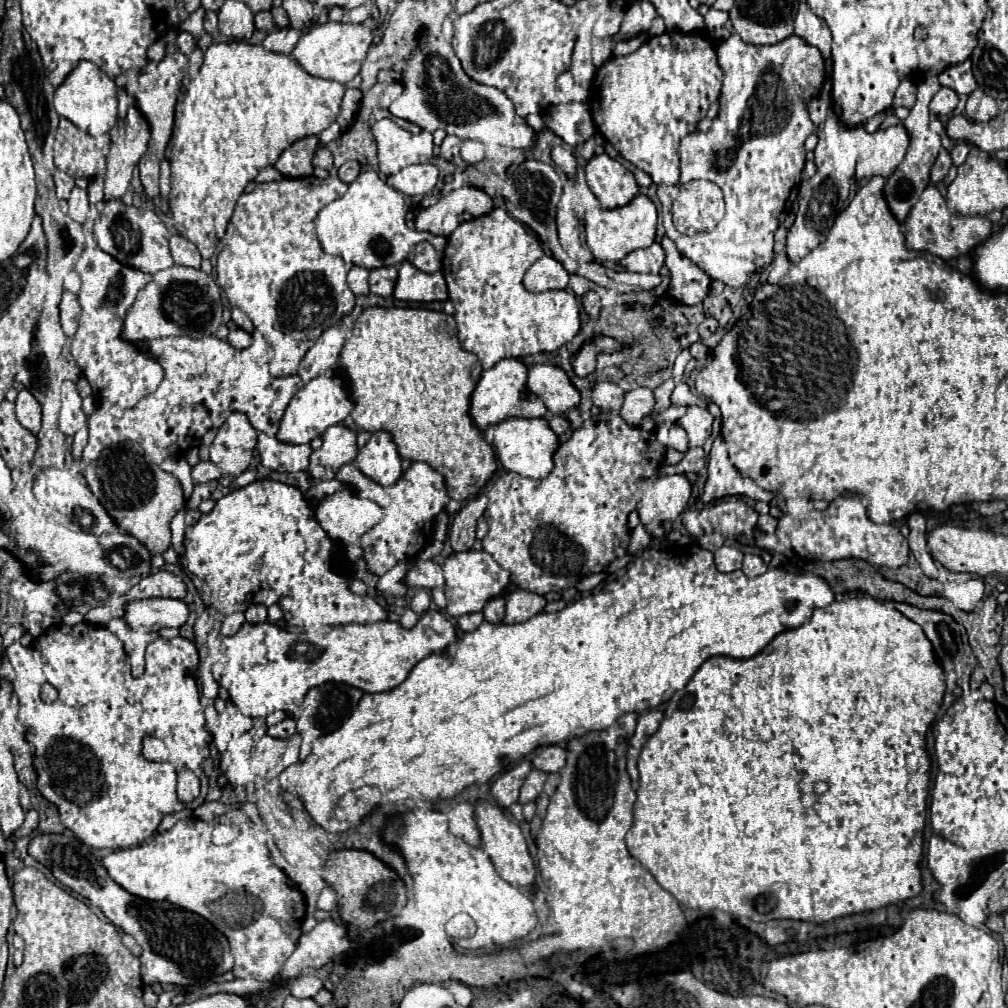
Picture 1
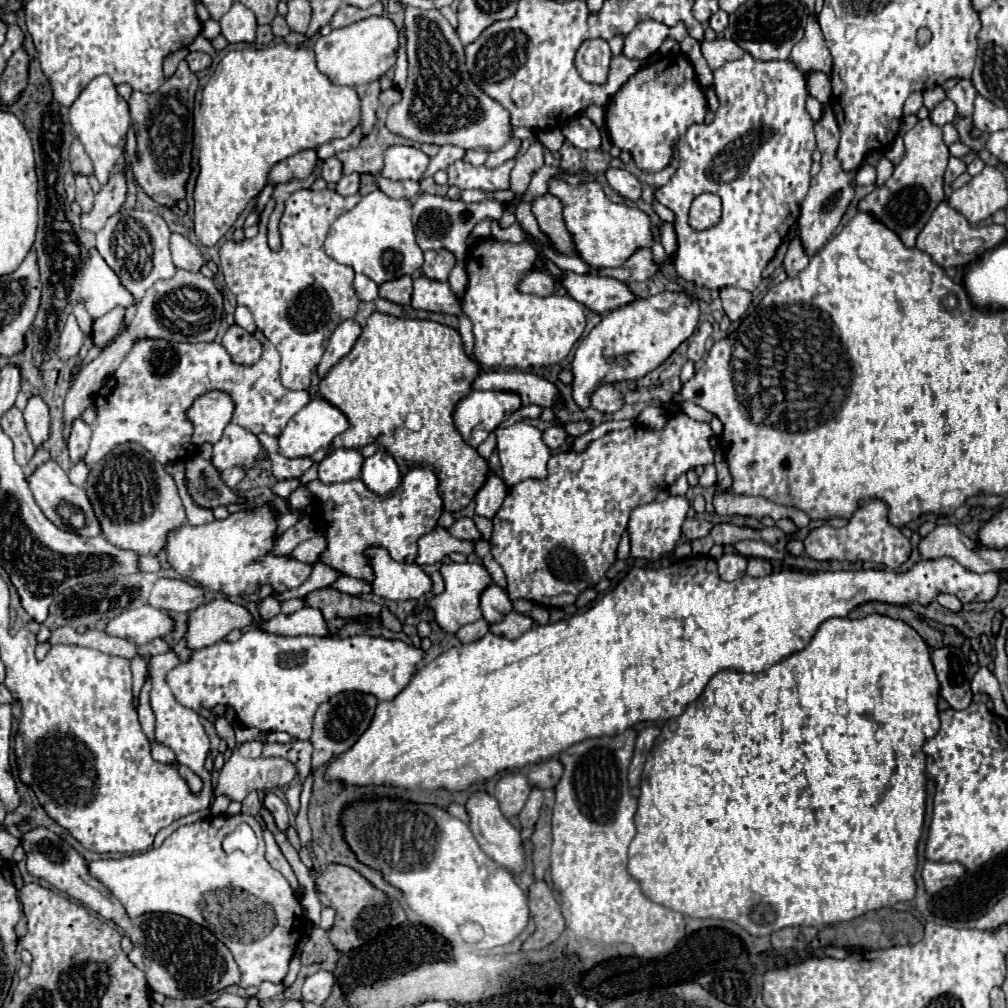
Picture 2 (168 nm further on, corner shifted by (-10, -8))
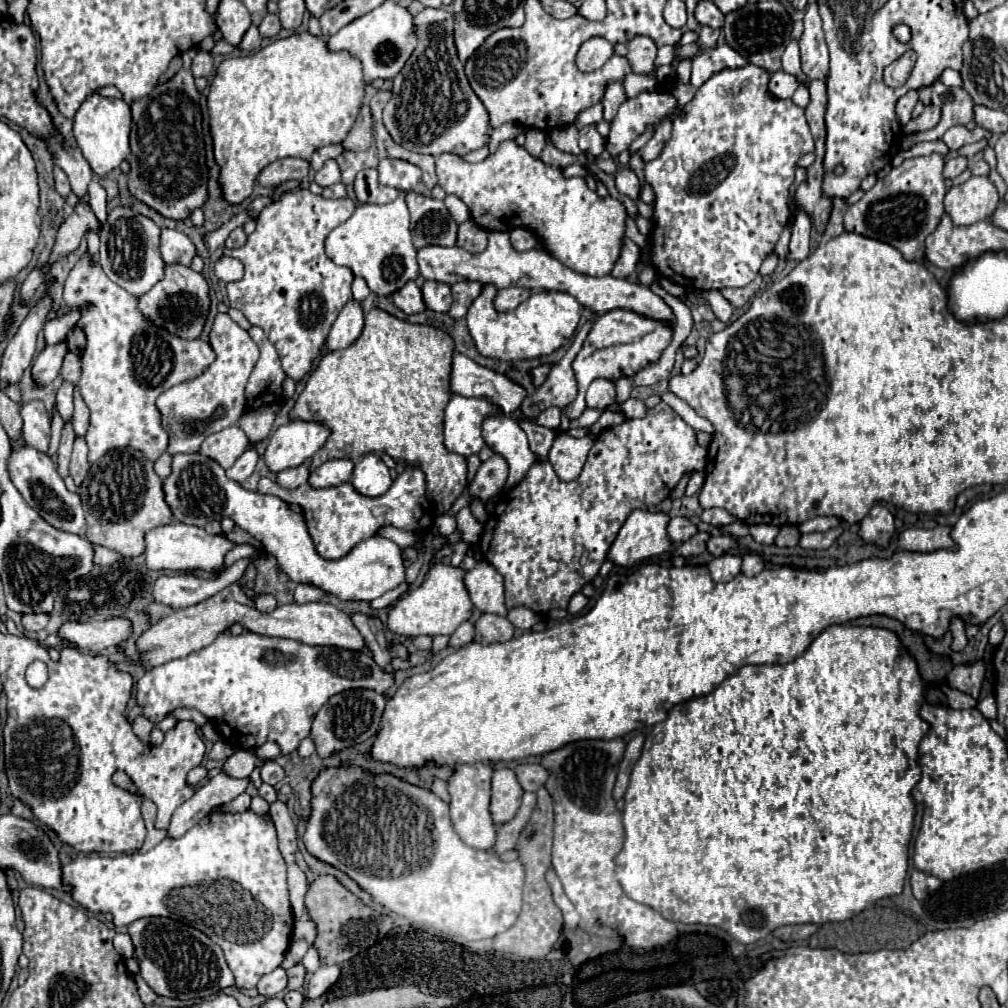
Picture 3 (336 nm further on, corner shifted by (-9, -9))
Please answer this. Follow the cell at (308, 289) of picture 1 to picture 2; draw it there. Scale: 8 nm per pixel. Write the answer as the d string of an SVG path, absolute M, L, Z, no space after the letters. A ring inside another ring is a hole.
M325 188L325 190L297 190L297 192L293 192L293 194L285 200L285 212L283 212L283 216L281 216L281 242L283 242L283 246L281 246L279 252L271 252L269 246L267 246L267 220L269 220L269 214L271 214L273 208L275 208L275 200L269 200L269 202L265 204L265 208L263 208L263 212L261 212L261 216L259 216L259 234L257 234L255 238L251 238L251 240L241 240L241 242L233 242L233 240L231 240L231 242L227 242L227 244L221 246L219 256L221 256L221 270L223 270L223 276L225 276L225 286L235 294L239 306L247 306L247 308L249 308L249 312L251 312L253 318L255 318L257 328L259 328L259 330L265 334L265 338L279 350L279 354L281 354L281 382L283 382L283 386L289 388L289 390L307 390L307 388L311 386L313 372L315 372L315 368L317 368L317 364L319 364L319 360L321 360L321 356L323 356L323 352L325 352L325 348L327 348L327 342L329 342L333 330L335 330L341 322L351 320L351 318L357 314L359 298L357 298L355 288L353 288L353 270L351 270L349 266L343 266L343 264L331 260L331 258L325 254L325 250L323 250L323 242L325 242L325 236L327 236L329 226L331 226L341 214L345 214L347 210L351 210L359 200L361 200L359 194L355 194L355 196L341 196L337 190L329 190L329 188Z

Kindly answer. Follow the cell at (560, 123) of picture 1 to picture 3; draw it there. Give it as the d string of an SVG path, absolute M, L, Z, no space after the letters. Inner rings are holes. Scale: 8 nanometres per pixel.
M588 125L580 131L580 149L594 157L598 157L604 151L604 137L596 131L594 125Z

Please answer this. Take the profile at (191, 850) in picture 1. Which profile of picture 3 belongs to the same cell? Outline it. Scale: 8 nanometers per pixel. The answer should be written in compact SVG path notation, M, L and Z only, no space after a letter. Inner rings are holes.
M216 809L210 815L206 815L202 821L198 821L184 837L180 837L180 839L168 839L166 837L162 843L158 843L154 849L150 849L146 853L128 853L128 855L116 855L116 857L100 857L100 855L80 857L80 859L76 859L72 863L62 865L62 881L64 881L64 885L70 887L68 893L72 895L72 899L76 903L80 903L84 909L94 911L94 913L108 913L110 911L114 915L114 925L116 927L130 925L132 921L142 919L142 917L172 917L174 915L176 921L184 921L188 925L200 929L212 941L216 941L220 945L220 949L224 951L224 957L228 961L228 967L234 973L238 989L256 987L256 983L260 981L262 975L272 973L282 963L284 953L290 947L290 931L292 931L294 917L292 917L290 899L288 899L288 887L286 887L286 863L284 863L284 859L282 859L282 855L278 851L278 839L276 839L274 823L268 817L258 815L258 813L250 811L250 809L244 811L244 813L226 813L222 809ZM172 889L180 889L180 895L168 895Z

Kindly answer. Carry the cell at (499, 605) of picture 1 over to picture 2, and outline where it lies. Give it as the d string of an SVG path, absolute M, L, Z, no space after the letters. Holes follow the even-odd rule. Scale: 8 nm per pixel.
M491 584L481 594L481 610L483 610L483 618L489 624L497 624L513 610L513 604L511 604L509 596L497 584Z

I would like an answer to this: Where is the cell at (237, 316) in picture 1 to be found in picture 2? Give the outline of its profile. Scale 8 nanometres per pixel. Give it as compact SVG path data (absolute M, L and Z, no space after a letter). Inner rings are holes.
M237 306L237 310L235 310L235 322L237 322L241 328L245 328L247 332L251 332L251 334L255 334L255 330L257 330L255 320L253 320L251 312L249 312L245 306Z

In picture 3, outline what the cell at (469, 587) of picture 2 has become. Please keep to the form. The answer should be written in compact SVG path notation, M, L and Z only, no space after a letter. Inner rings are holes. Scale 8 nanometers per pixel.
M434 563L426 573L420 587L408 591L390 611L386 627L408 639L416 639L420 635L452 635L460 623L470 619L472 601L464 587L464 571L460 567L452 567L446 563Z

